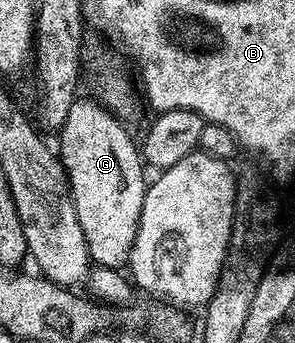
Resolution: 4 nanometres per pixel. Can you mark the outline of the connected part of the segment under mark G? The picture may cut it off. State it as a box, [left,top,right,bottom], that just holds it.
[57,97,149,270]

